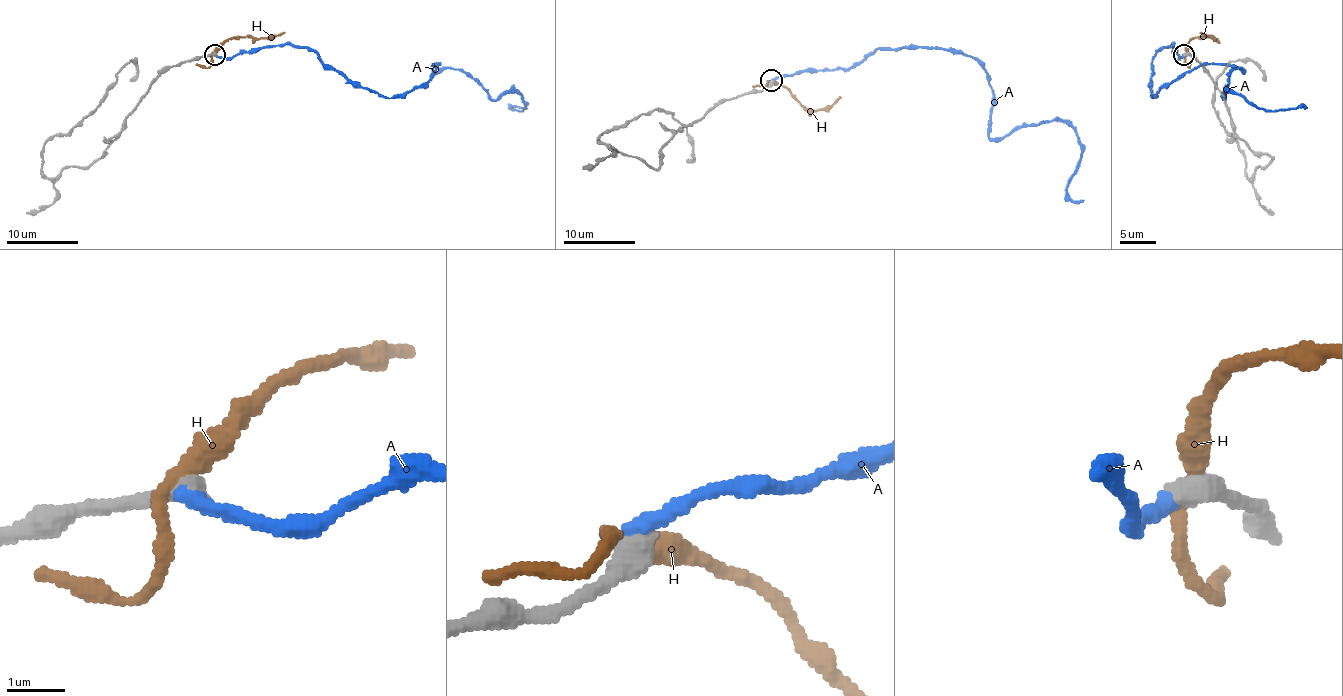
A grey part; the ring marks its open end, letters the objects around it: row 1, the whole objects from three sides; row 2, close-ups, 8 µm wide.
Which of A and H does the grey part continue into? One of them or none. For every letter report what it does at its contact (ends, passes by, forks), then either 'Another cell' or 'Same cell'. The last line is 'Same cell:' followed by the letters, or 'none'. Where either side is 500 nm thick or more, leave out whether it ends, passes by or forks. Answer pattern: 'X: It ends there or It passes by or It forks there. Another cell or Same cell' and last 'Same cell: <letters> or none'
A: It ends there. Same cell
H: It passes by. Another cell
Same cell: A

